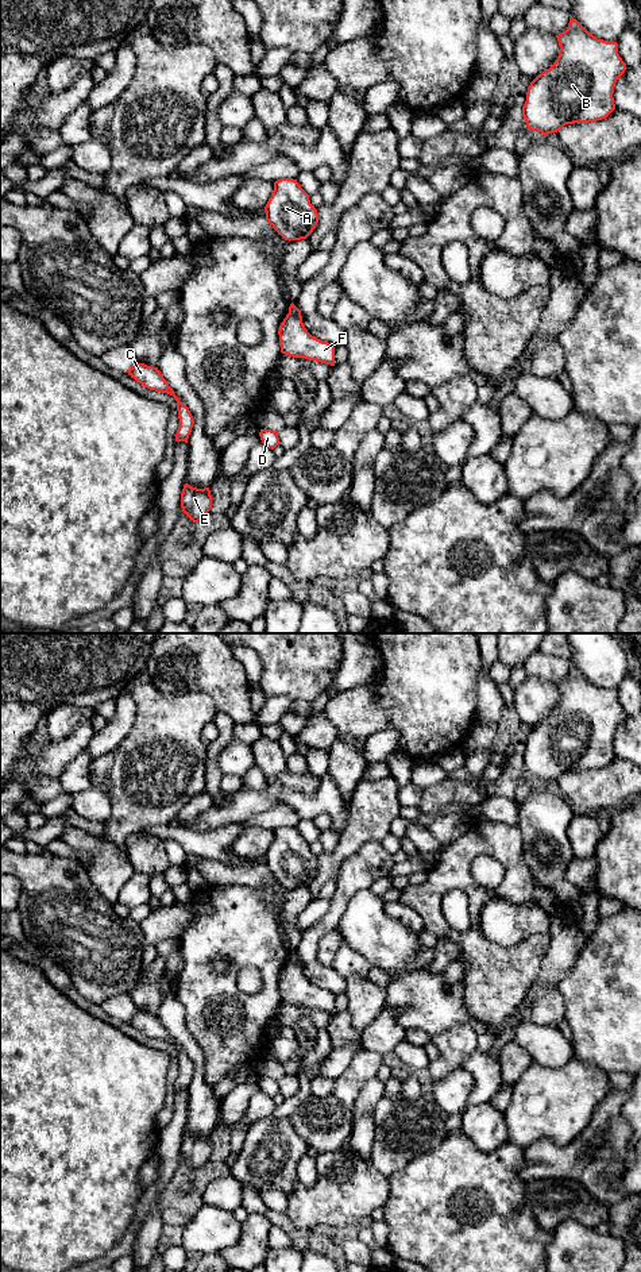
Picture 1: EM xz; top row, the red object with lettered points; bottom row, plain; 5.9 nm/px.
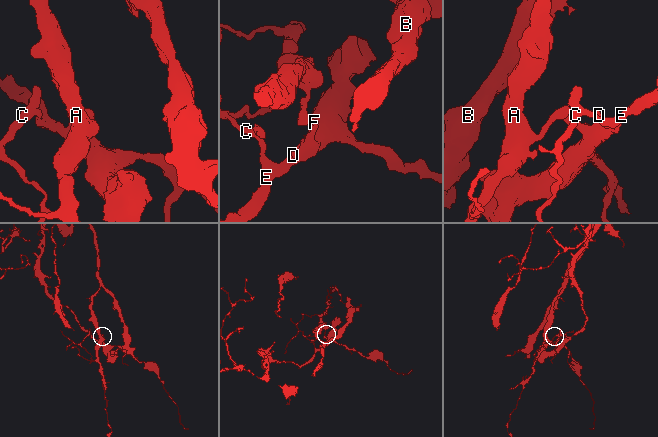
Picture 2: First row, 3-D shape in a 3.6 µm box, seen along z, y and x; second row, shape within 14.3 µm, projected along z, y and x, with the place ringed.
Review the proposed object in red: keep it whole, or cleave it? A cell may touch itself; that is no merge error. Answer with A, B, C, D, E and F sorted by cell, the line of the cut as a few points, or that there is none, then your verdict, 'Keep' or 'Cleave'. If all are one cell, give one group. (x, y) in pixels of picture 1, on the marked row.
Groups: A B / C D E F. Split along xz (289, 312), (300, 316). Cleave

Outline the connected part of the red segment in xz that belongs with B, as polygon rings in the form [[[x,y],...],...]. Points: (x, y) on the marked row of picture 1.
[[[574,18],[556,38],[559,57],[530,82],[522,107],[528,130],[544,136],[565,124],[606,119],[615,109],[615,82],[628,69],[617,42],[598,39]]]

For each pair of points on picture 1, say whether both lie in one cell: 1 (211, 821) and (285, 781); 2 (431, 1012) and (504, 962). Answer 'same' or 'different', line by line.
1: same
2: different

